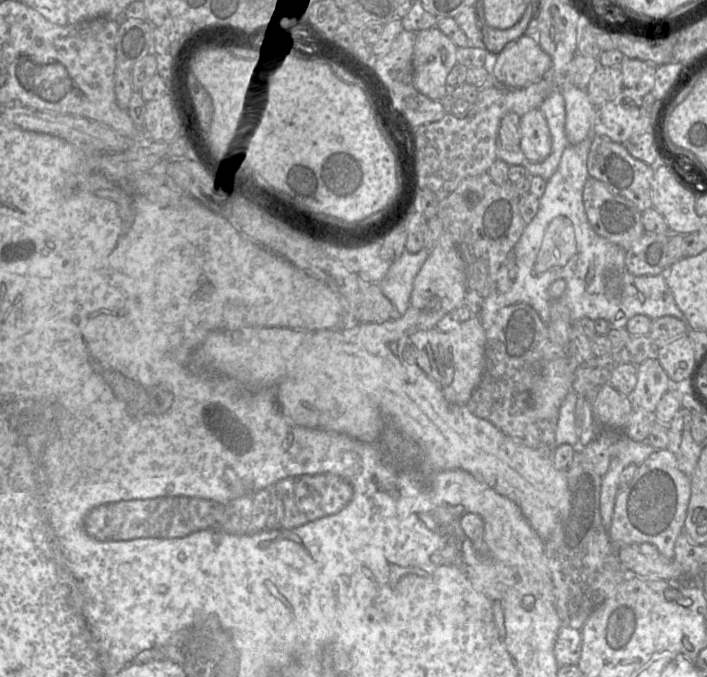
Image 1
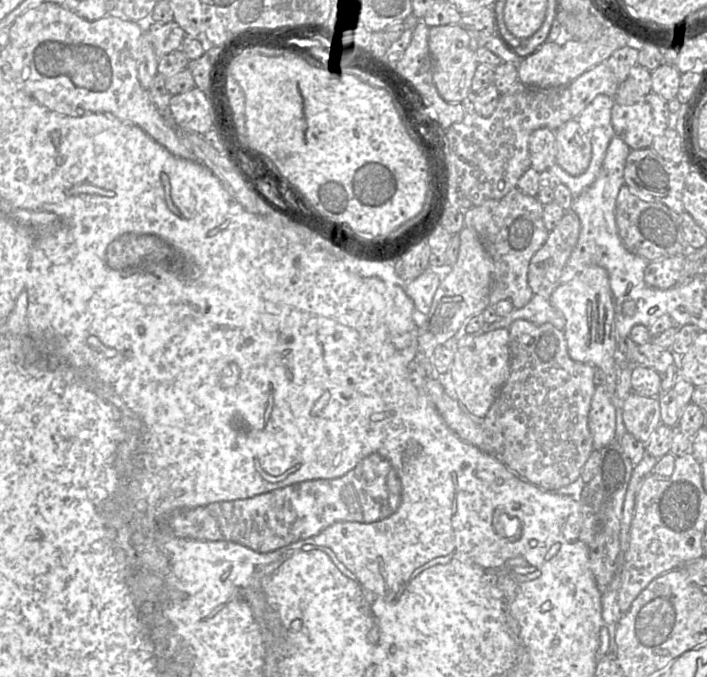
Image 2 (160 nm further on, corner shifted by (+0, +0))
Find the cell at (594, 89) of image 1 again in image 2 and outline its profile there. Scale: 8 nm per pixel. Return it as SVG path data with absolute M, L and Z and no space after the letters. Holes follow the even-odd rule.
M642 66L631 69L628 77L621 83L614 95L617 105L630 105L640 101L652 92L651 72Z

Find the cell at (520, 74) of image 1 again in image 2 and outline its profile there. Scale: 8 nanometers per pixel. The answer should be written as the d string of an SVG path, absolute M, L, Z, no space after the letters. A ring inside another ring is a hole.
M602 37L587 41L568 40L563 44L547 41L537 53L522 59L517 65L518 79L526 86L536 89L563 87L592 67L605 62L617 49L615 37Z

